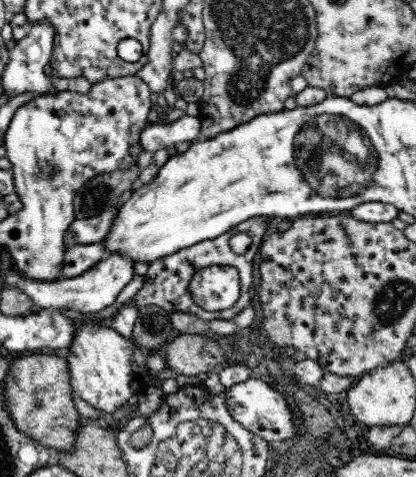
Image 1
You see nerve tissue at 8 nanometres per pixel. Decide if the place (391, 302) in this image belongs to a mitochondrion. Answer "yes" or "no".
yes

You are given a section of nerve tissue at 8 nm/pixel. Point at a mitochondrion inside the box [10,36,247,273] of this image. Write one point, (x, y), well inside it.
(45, 169)

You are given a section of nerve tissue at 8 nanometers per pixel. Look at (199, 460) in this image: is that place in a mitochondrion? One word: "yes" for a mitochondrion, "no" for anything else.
yes

